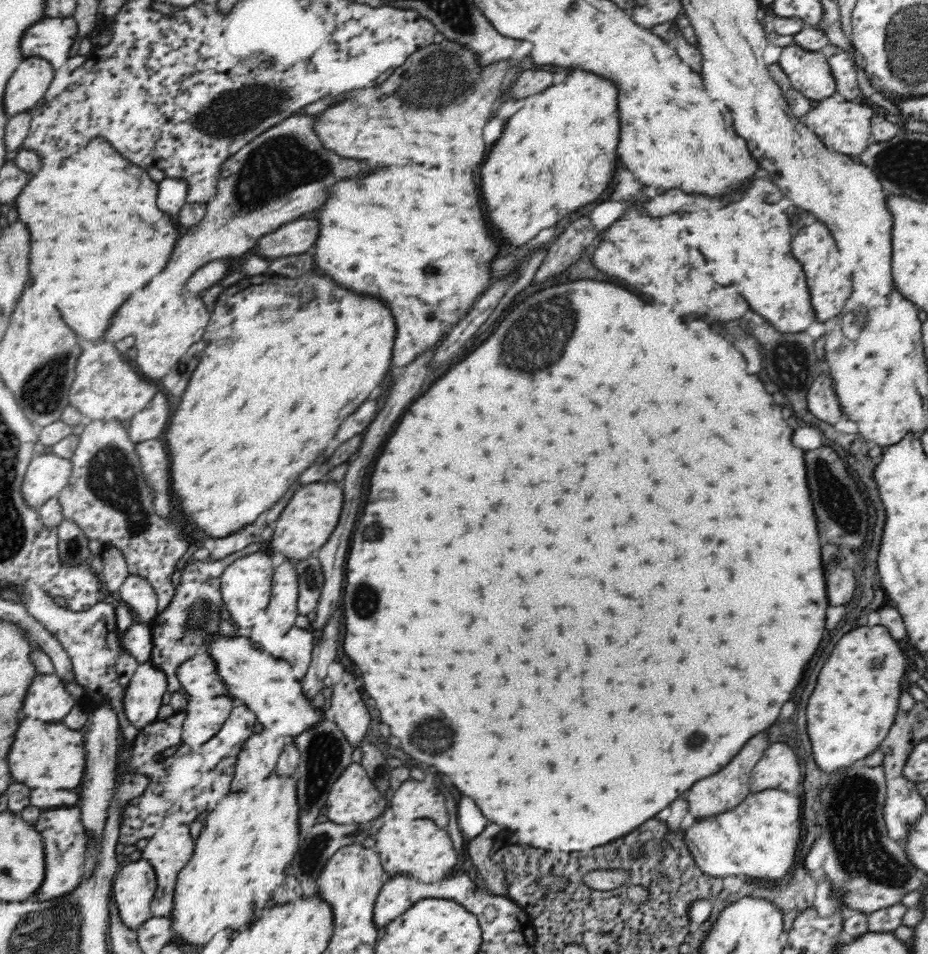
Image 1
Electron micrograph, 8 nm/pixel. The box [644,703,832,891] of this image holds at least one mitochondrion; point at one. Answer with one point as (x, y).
(689, 740)

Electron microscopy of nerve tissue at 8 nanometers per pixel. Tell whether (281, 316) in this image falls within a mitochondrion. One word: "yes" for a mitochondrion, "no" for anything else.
yes

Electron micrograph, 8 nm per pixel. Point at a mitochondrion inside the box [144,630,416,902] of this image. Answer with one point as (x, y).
(325, 750)

